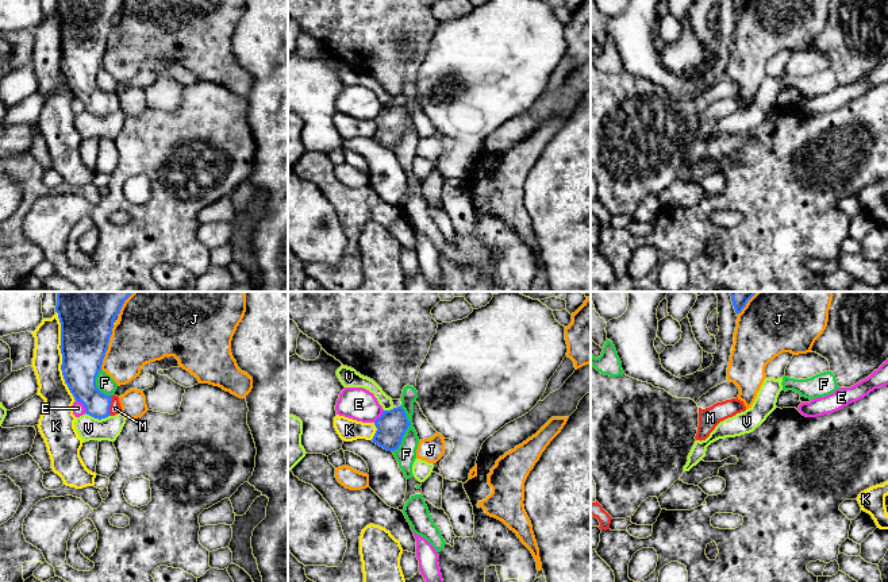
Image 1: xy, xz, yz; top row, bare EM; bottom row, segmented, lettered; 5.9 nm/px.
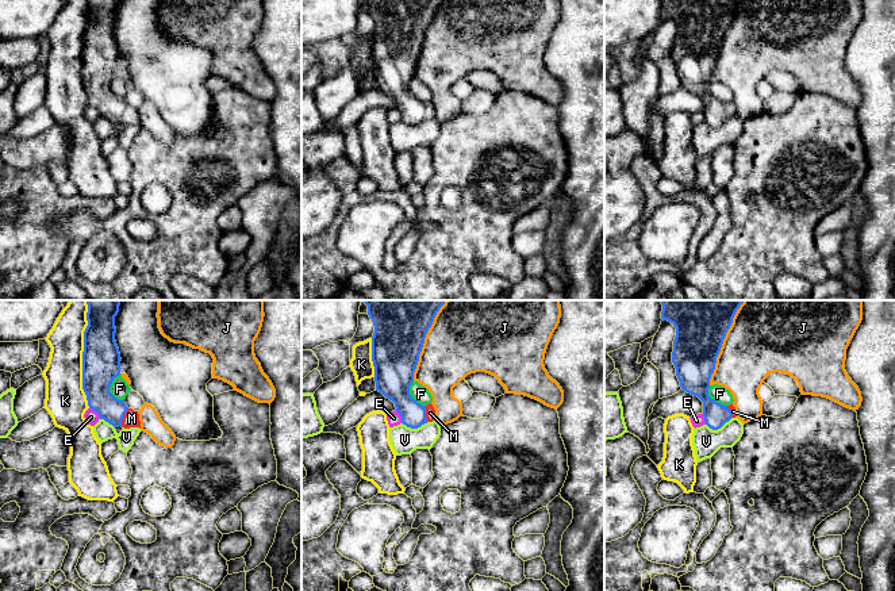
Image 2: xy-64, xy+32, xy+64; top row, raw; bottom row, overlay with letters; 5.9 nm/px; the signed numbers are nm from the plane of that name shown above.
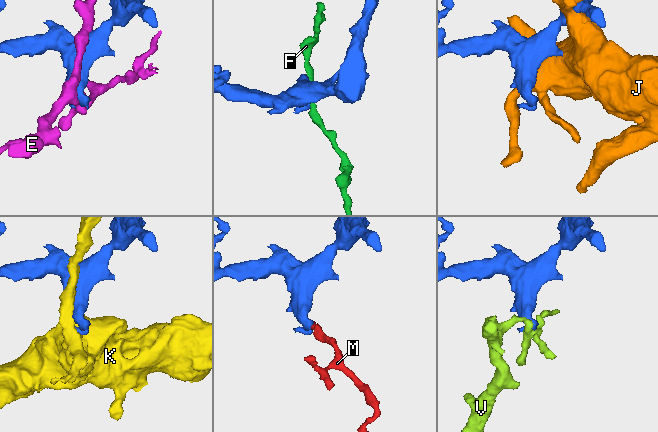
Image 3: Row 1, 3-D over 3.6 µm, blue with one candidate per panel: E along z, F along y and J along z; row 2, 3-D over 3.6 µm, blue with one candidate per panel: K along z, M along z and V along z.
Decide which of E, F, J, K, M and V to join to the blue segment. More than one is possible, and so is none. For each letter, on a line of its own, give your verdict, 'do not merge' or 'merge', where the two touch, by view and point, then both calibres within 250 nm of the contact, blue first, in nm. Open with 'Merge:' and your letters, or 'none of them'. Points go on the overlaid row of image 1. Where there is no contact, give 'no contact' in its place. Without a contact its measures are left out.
Merge: M
E: do not merge | xy (83, 404) | 240/70 nm
F: do not merge | xz (407, 428) | 180/120 nm
J: do not merge | xy (107, 347) | 340/360 nm
K: do not merge | xy (62, 355) | 320/170 nm
M: merge | xy (110, 405) | 190/70 nm
V: do not merge | xy (97, 417) | 180/140 nm

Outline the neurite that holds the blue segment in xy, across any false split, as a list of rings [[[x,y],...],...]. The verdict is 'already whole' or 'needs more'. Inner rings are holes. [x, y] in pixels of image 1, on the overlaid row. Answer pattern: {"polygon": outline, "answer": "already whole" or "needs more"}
{"polygon": [[[55,292],[57,305],[55,312],[61,323],[61,354],[62,354],[62,375],[70,393],[76,401],[80,401],[85,413],[95,419],[105,419],[122,412],[122,406],[118,396],[107,396],[101,393],[96,386],[96,377],[101,370],[103,359],[108,350],[109,338],[112,335],[114,320],[120,313],[124,301],[134,292]]], "answer": "needs more"}

